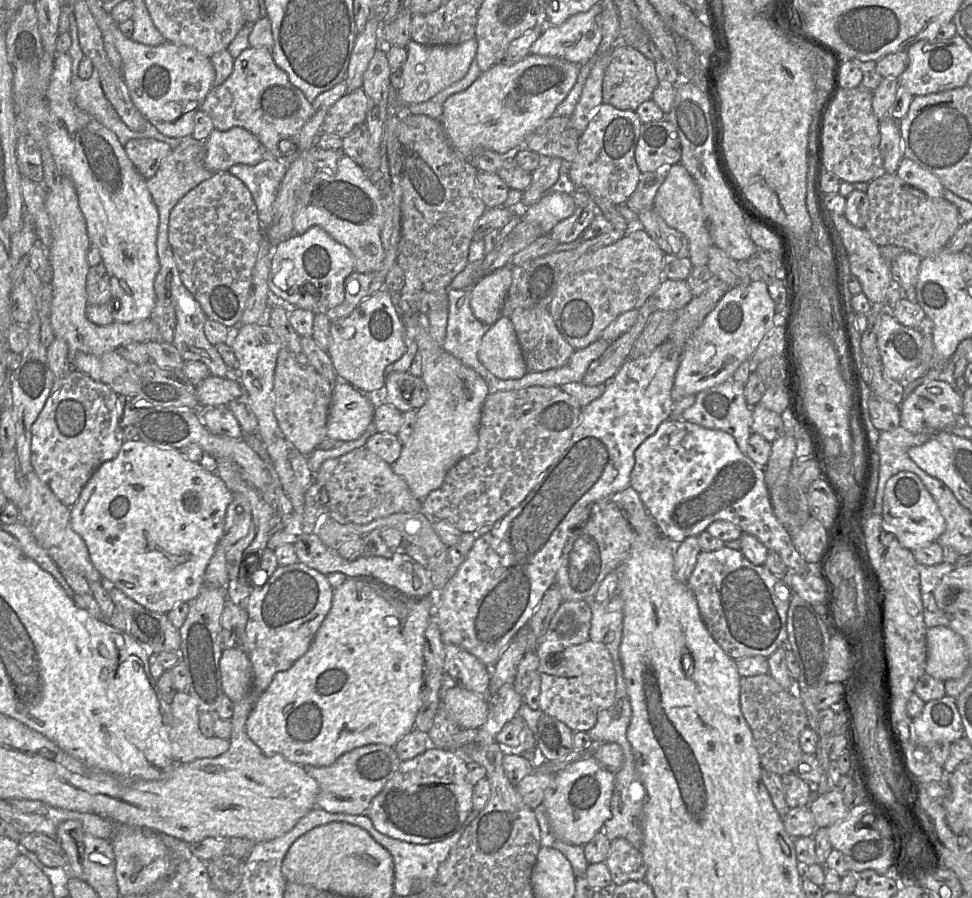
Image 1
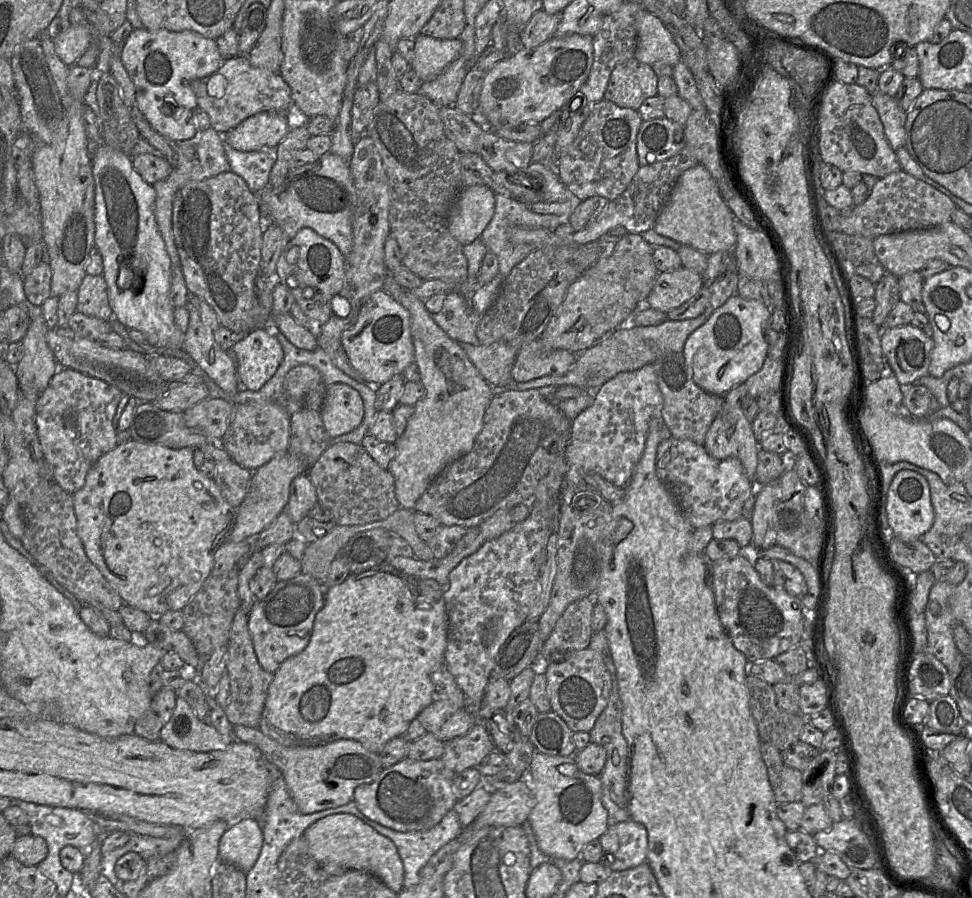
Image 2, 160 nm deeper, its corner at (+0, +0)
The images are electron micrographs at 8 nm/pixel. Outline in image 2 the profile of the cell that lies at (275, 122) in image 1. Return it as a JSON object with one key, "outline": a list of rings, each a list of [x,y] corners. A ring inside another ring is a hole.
{"outline":[[[244,55],[225,58],[218,71],[193,80],[191,88],[196,95],[198,107],[208,114],[211,127],[223,135],[260,112],[296,113],[291,89],[281,74],[252,66]]]}

